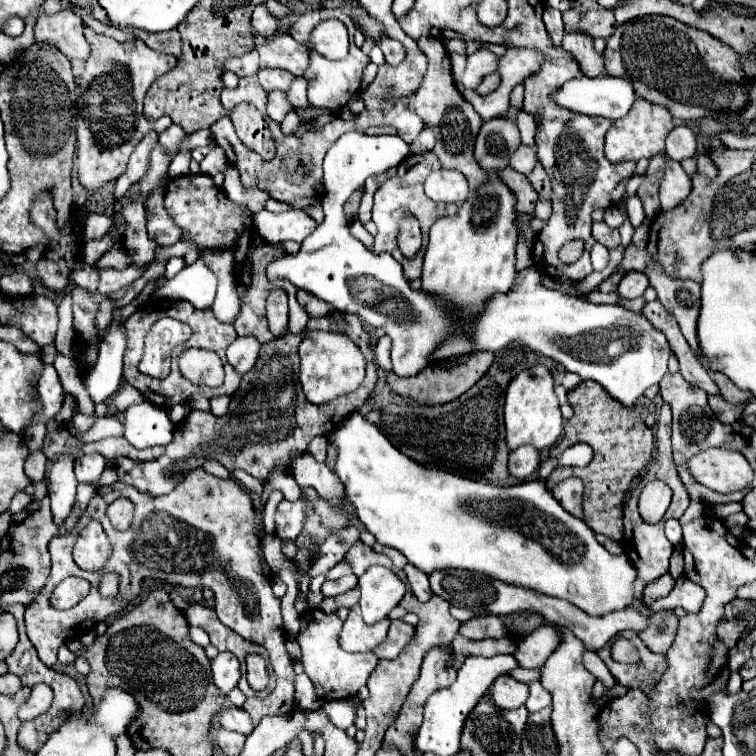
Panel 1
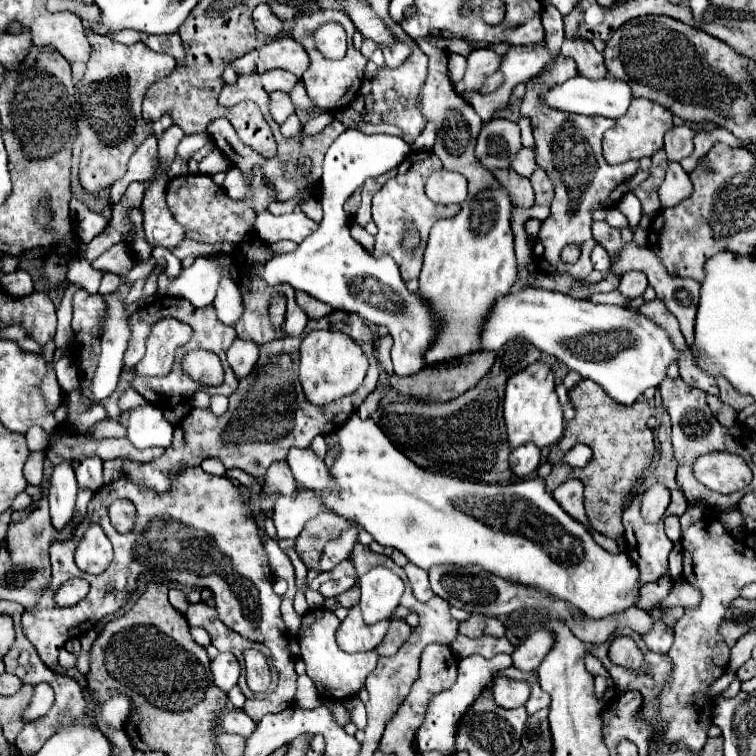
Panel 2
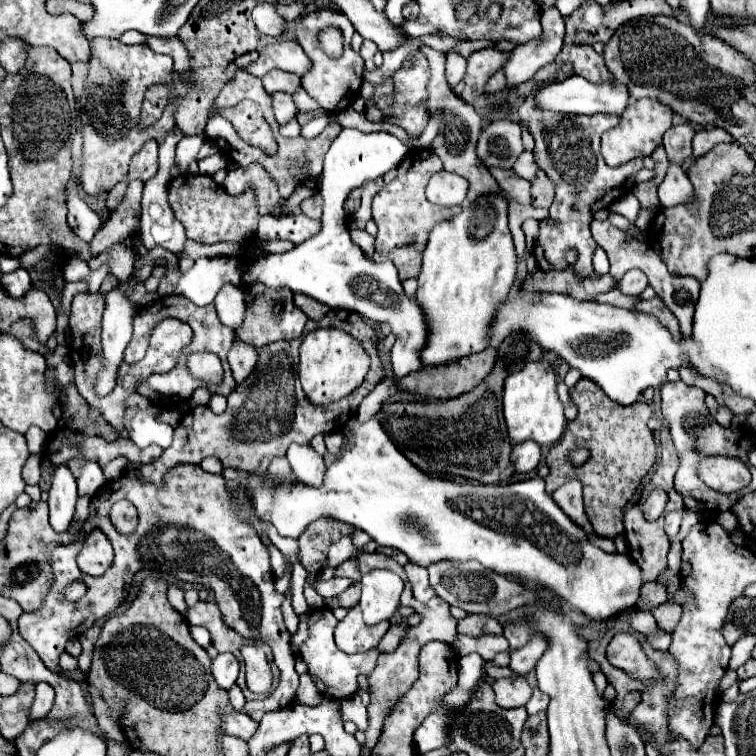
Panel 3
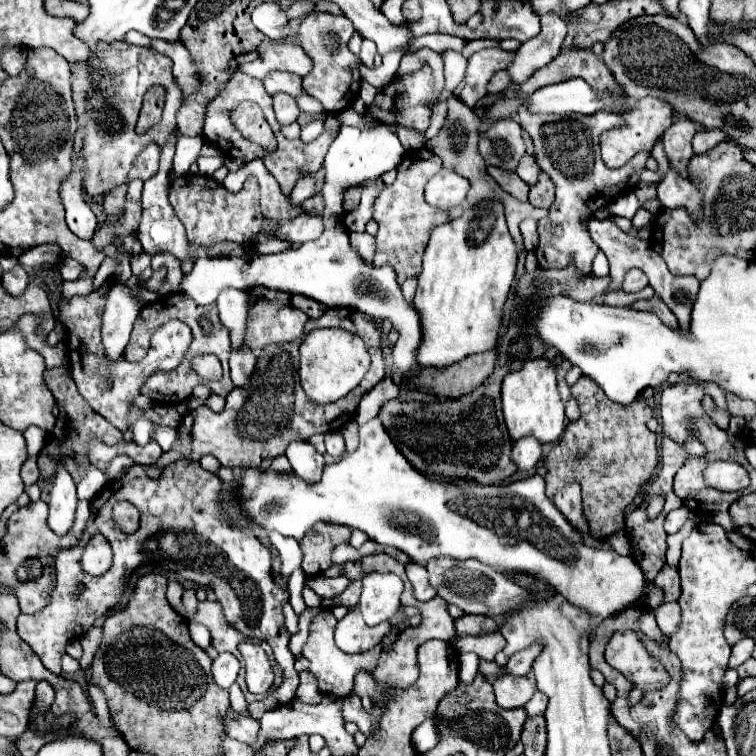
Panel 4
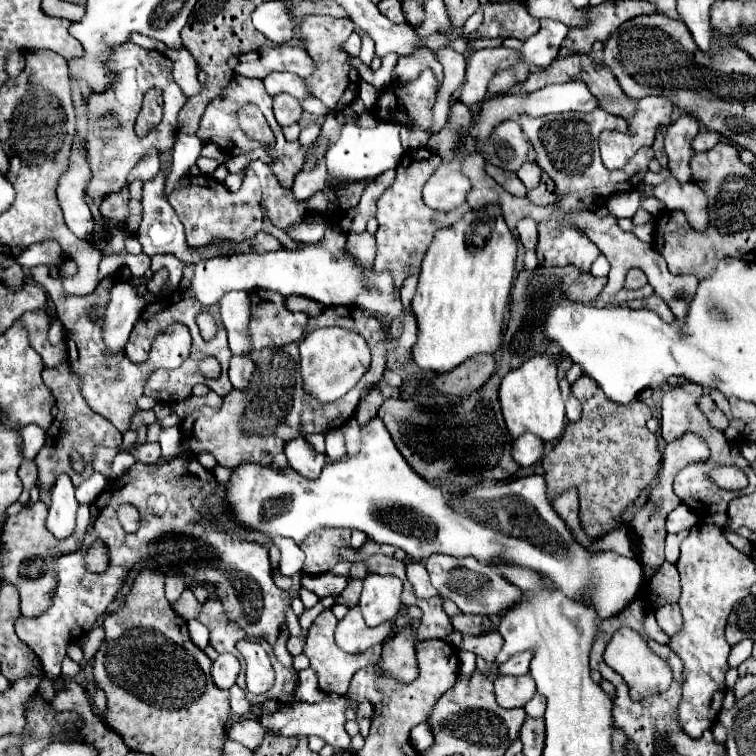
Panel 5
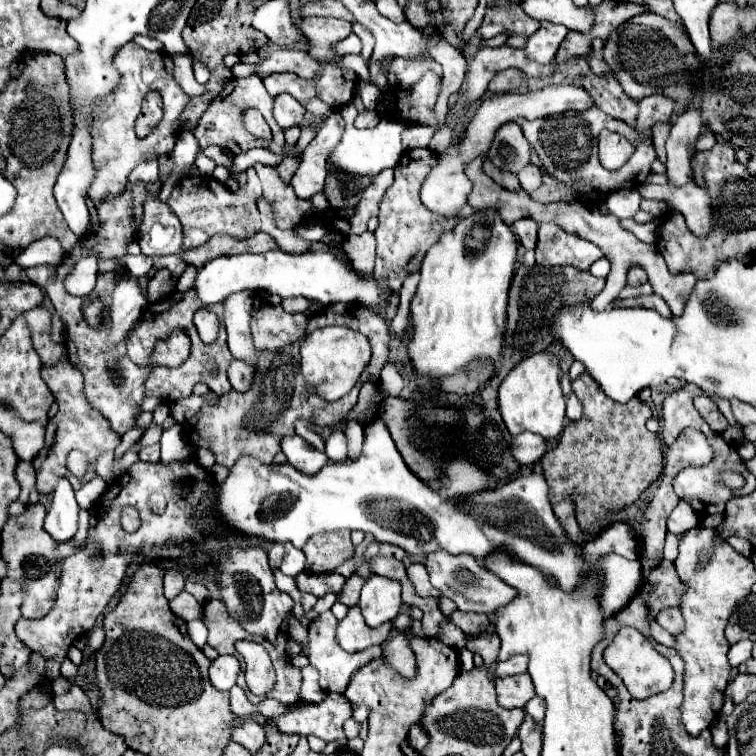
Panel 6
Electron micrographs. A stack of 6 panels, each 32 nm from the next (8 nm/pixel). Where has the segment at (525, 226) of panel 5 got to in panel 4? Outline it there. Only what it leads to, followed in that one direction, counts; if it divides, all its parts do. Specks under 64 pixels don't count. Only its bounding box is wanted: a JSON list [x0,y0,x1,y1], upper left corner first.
[520,218,538,250]

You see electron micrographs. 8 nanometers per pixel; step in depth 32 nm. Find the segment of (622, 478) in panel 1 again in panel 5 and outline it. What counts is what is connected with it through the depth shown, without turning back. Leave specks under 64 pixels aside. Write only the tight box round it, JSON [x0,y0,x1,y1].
[542,374,662,538]

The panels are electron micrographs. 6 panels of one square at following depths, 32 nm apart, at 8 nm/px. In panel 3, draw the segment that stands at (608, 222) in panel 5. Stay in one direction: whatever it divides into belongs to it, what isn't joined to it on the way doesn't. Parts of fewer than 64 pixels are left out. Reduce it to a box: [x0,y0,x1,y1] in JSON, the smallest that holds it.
[590,220,700,336]

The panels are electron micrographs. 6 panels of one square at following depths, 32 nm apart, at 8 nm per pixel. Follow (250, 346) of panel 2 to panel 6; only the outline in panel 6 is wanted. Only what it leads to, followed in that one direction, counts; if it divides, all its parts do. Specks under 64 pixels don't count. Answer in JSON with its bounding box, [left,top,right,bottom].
[228,360,254,392]

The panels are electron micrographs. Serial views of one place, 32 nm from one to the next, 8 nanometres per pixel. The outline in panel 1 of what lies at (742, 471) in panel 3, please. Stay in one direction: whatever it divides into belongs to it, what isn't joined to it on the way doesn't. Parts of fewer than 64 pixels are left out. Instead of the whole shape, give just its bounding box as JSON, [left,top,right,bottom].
[688,448,752,494]

